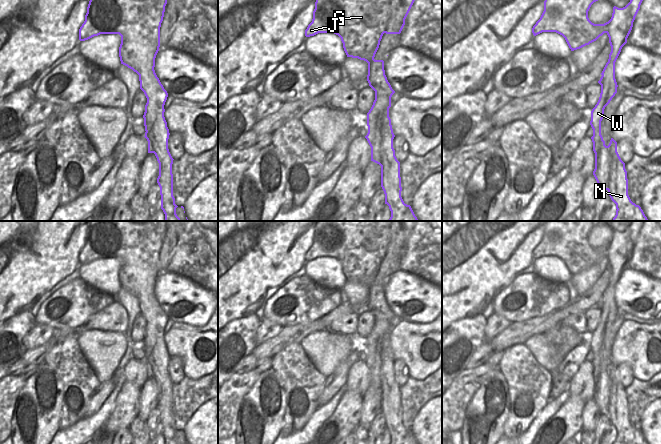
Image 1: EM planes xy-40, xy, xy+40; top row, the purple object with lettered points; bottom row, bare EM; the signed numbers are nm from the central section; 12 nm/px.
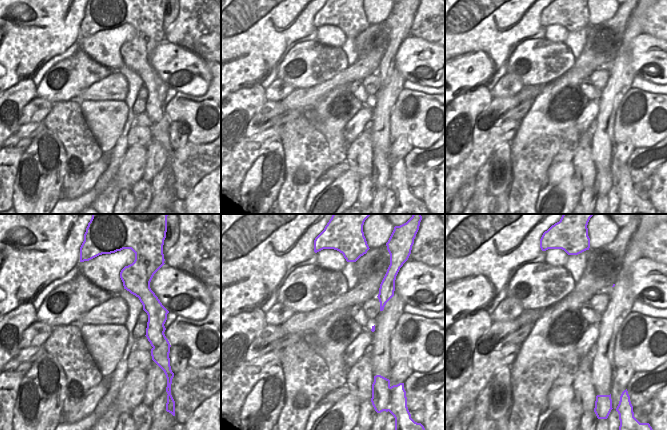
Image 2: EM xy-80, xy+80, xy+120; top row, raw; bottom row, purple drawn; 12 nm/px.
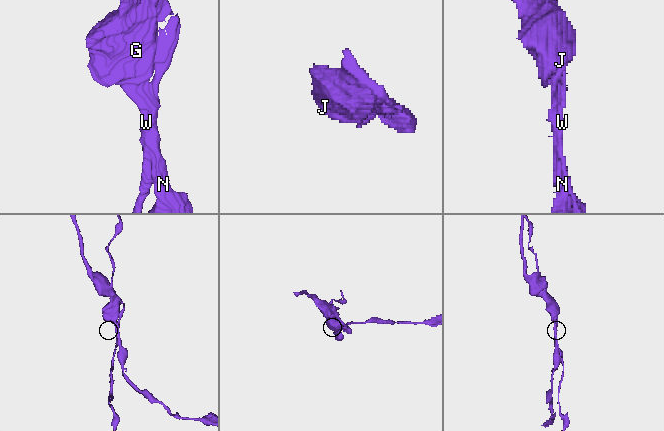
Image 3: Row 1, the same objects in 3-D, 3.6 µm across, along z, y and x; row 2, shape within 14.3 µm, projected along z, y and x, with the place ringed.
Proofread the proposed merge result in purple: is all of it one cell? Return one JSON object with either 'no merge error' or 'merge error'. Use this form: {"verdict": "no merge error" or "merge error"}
{"verdict": "merge error"}

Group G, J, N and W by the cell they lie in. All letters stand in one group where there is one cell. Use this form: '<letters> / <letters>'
G J N / W

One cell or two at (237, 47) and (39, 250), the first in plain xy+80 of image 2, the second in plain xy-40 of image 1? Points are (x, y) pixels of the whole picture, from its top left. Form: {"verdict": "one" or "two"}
{"verdict": "one"}

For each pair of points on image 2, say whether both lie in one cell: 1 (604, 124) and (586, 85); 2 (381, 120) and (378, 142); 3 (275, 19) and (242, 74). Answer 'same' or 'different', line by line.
1: different
2: same
3: same

